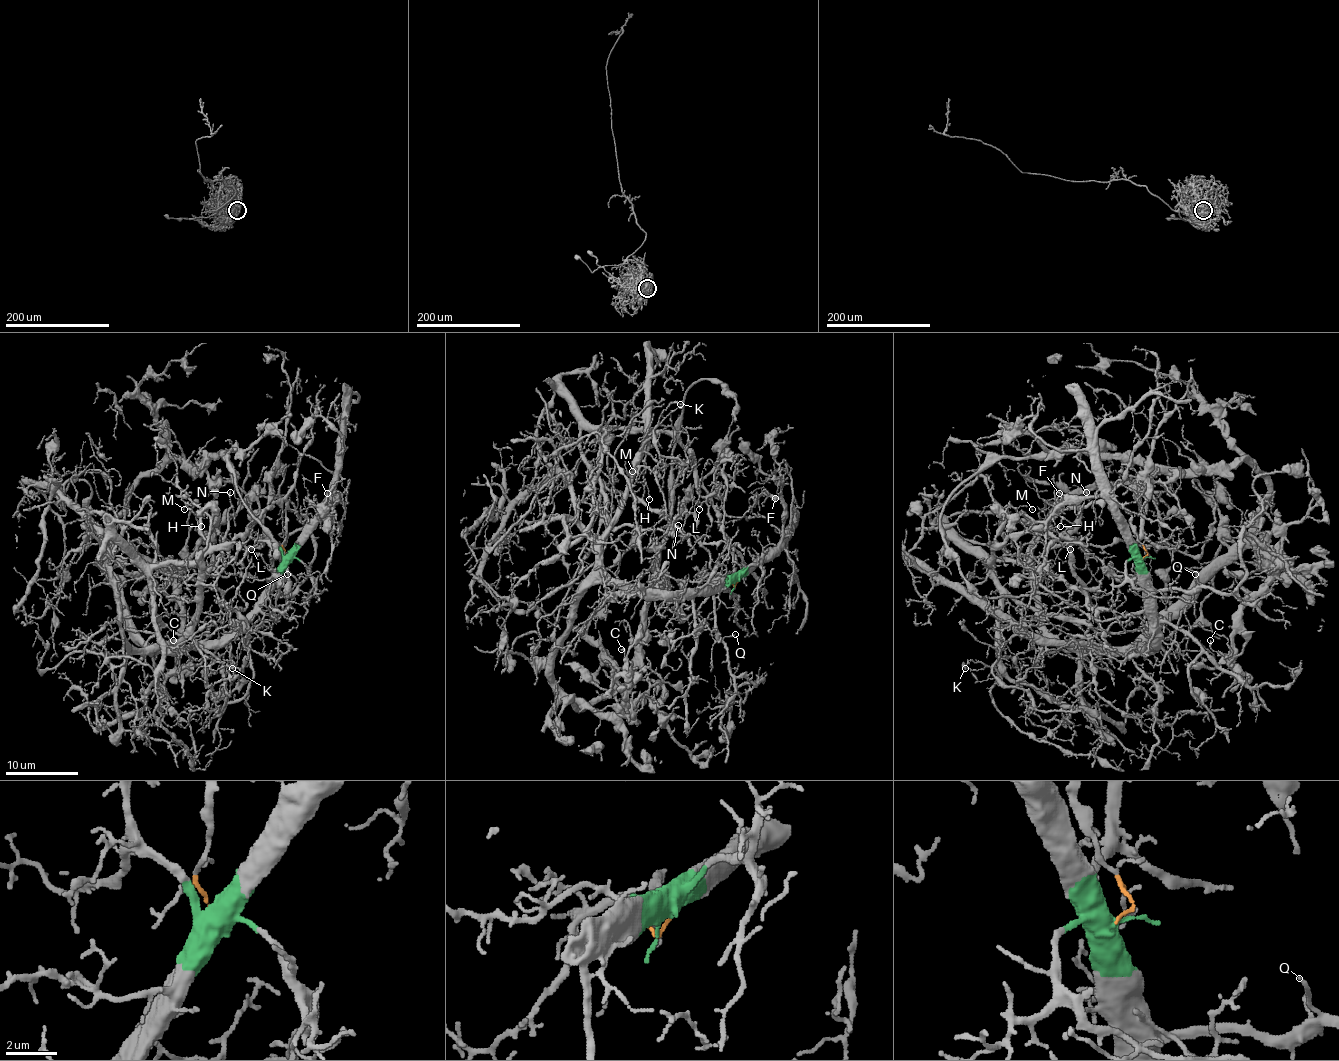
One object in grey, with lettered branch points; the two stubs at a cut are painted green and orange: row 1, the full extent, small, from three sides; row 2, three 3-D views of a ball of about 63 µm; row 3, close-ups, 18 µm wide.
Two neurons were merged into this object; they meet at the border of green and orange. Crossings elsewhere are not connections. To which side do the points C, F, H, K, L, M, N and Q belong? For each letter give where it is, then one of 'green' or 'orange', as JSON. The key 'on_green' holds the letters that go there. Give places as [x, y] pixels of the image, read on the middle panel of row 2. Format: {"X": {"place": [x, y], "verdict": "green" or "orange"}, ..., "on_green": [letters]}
{"C": {"place": [621, 649], "verdict": "green"}, "F": {"place": [775, 498], "verdict": "green"}, "H": {"place": [649, 499], "verdict": "orange"}, "K": {"place": [680, 404], "verdict": "green"}, "L": {"place": [699, 509], "verdict": "orange"}, "M": {"place": [632, 471], "verdict": "orange"}, "N": {"place": [678, 525], "verdict": "orange"}, "Q": {"place": [735, 634], "verdict": "green"}, "on_green": ["C", "F", "K", "Q"]}

